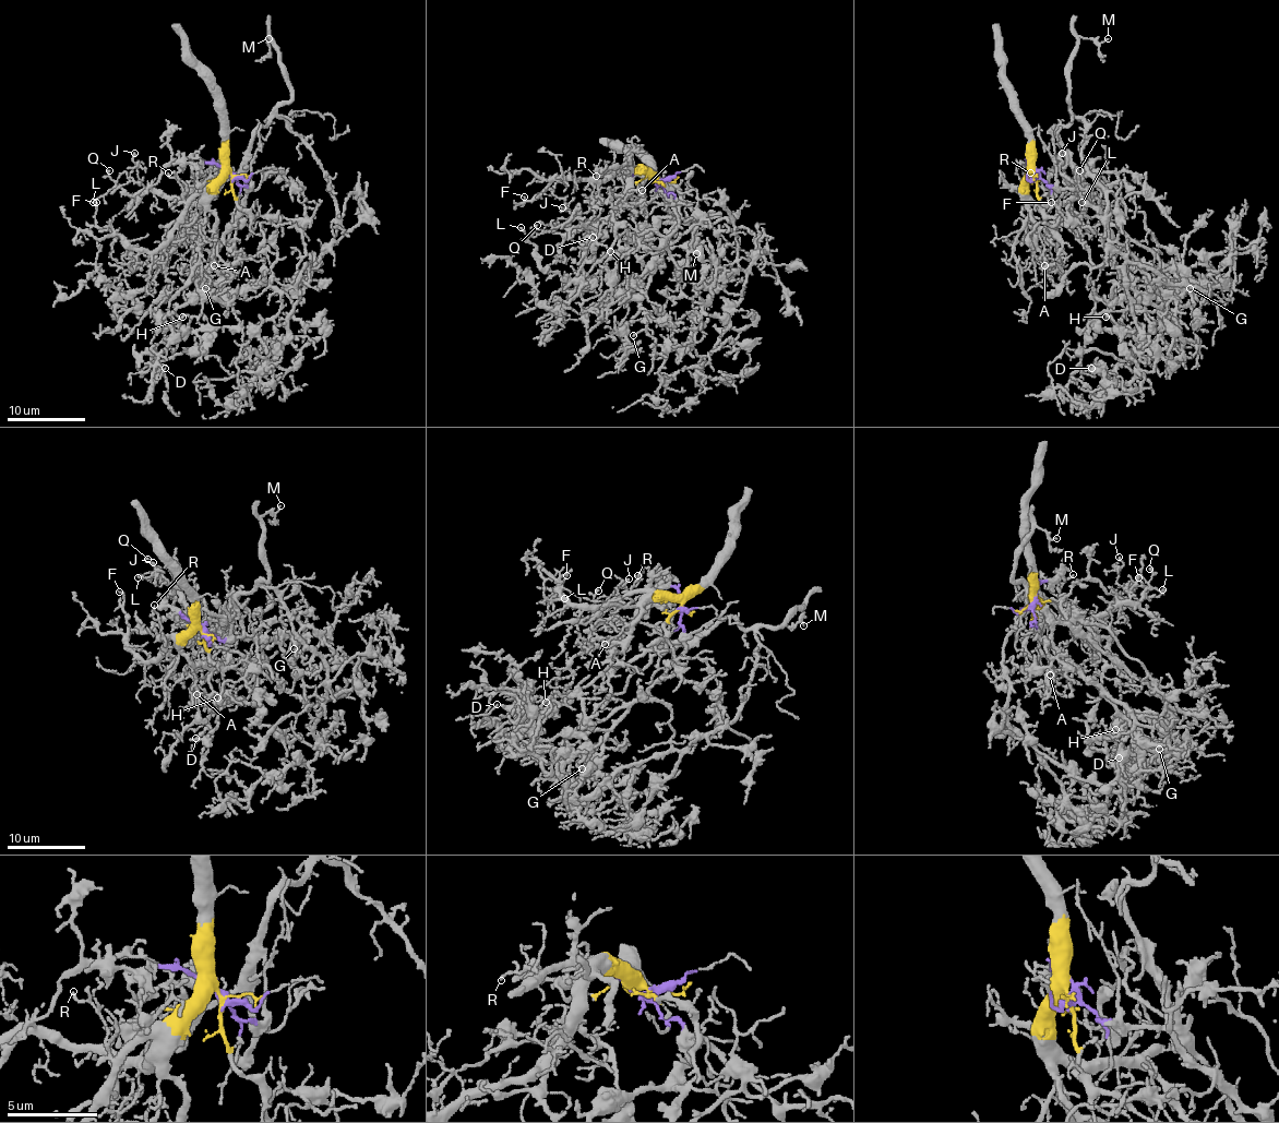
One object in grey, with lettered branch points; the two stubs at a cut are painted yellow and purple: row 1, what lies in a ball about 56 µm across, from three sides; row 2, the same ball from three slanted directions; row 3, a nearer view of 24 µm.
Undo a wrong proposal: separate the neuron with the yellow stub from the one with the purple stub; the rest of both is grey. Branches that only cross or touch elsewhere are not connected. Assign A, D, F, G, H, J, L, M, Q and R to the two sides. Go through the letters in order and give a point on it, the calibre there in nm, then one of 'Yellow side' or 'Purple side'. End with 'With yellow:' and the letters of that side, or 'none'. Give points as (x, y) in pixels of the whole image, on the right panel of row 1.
A: Place: (1044, 265). Thickness 150 nm. Yellow side
D: Place: (1091, 368). Thickness 120 nm. Purple side
F: Place: (1051, 202). Thickness 120 nm. Yellow side
G: Place: (1190, 288). Thickness 70 nm. Purple side
H: Place: (1106, 317). Thickness 180 nm. Purple side
J: Place: (1062, 153). Thickness 140 nm. Yellow side
L: Place: (1082, 202). Thickness 150 nm. Yellow side
M: Place: (1108, 38). Thickness 90 nm. Purple side
Q: Place: (1079, 170). Thickness 110 nm. Yellow side
R: Place: (1030, 172). Thickness 130 nm. Yellow side
With yellow: A, F, J, L, Q, R

